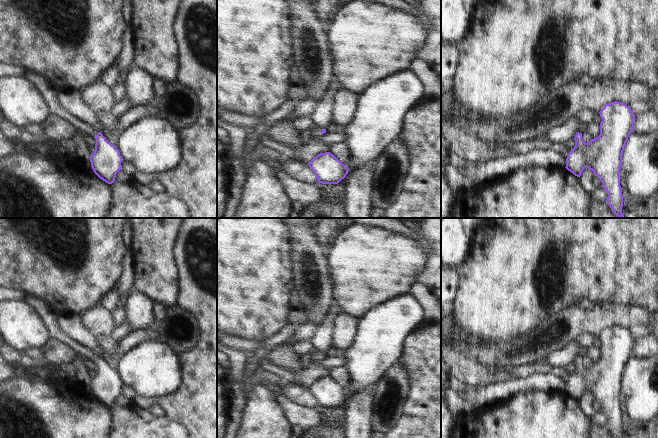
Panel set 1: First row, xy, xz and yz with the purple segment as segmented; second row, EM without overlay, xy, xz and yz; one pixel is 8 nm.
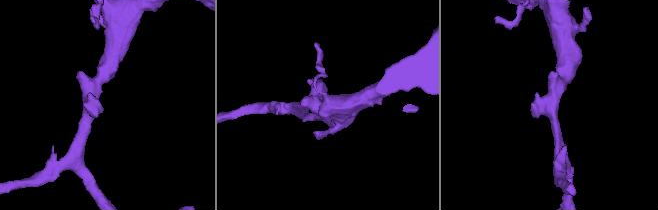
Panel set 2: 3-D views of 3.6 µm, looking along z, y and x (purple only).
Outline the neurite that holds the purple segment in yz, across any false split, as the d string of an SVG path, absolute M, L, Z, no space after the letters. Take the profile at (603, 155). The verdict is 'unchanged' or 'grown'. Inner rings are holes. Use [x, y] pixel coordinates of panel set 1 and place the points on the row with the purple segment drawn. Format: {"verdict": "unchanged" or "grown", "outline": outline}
{"verdict": "unchanged", "outline": "M617 101L606 104L599 114L602 119L600 135L585 143L581 133L577 132L575 146L566 158L565 168L579 178L586 167L592 170L608 194L606 202L612 212L623 217L620 169L624 147L633 131L635 115L630 106Z"}

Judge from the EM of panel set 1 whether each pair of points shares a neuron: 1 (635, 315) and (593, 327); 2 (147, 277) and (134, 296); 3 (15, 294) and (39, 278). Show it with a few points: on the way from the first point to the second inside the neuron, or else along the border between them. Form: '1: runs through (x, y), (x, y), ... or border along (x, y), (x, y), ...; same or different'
1: runs through (625, 315), (605, 315), (603, 317); same
2: border along (134, 289), (145, 294), (153, 302); different
3: border along (10, 287), (19, 289), (25, 295); different

